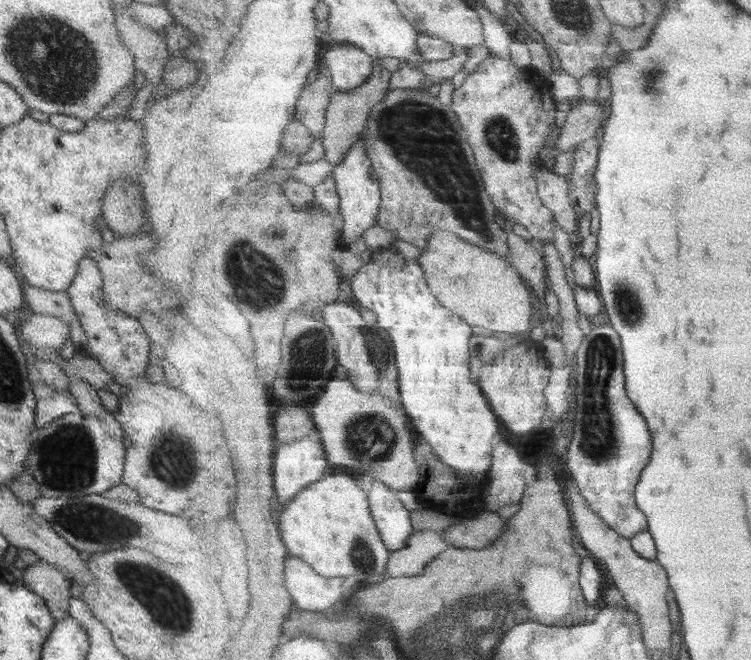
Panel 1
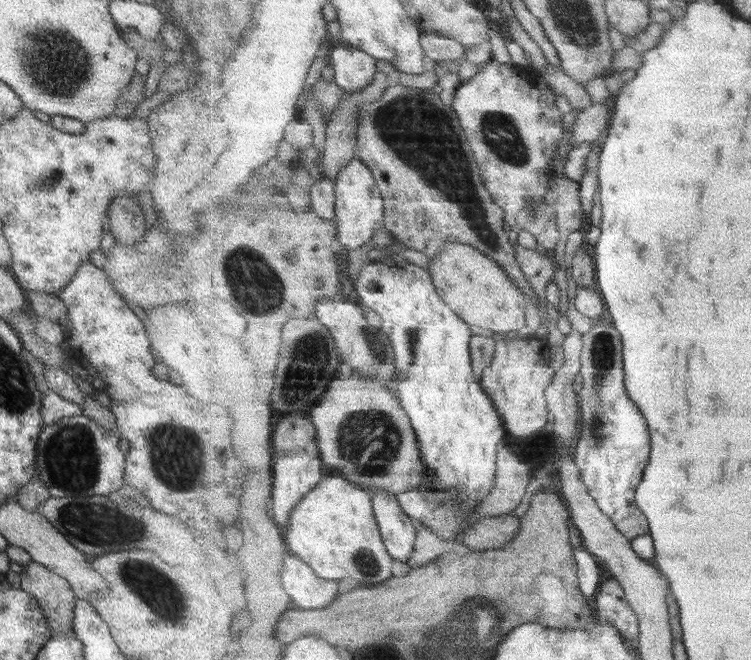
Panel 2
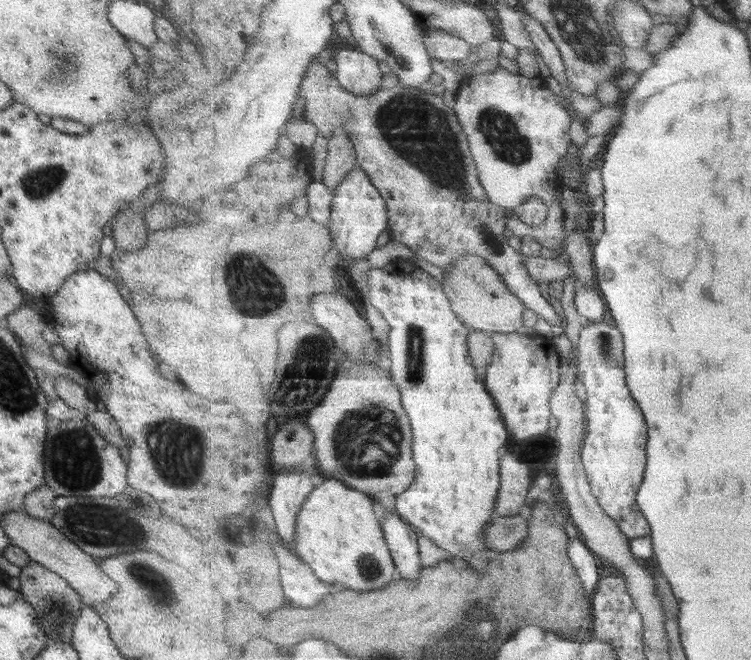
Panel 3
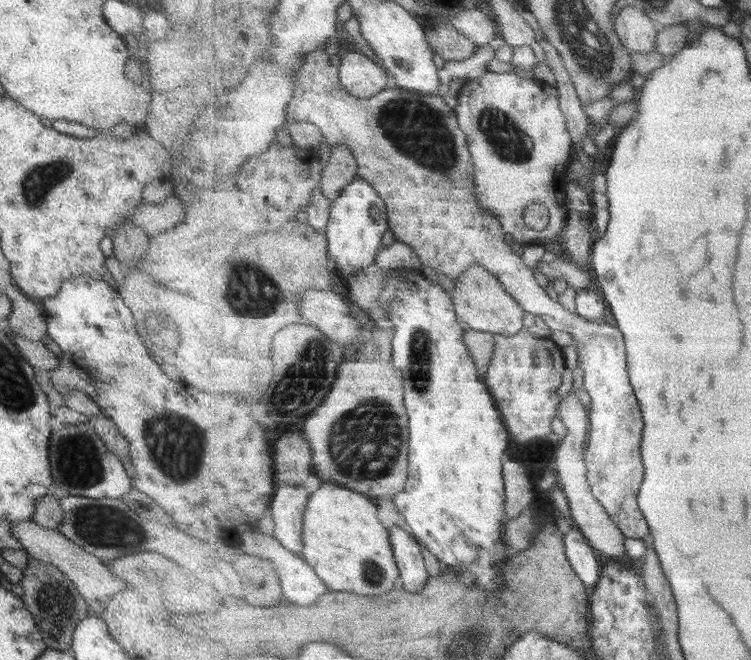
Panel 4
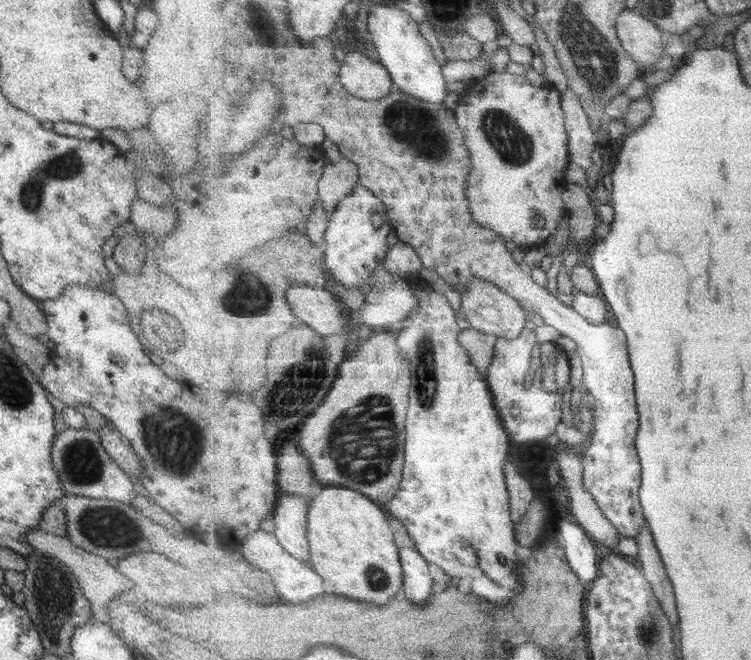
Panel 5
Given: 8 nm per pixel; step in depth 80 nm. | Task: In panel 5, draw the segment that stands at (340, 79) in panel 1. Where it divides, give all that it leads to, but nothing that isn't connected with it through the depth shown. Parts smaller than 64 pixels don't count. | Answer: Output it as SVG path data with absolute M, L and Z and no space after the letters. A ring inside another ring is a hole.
M361 51L346 53L341 60L341 82L353 96L379 100L396 89L392 75L381 62L373 61Z

